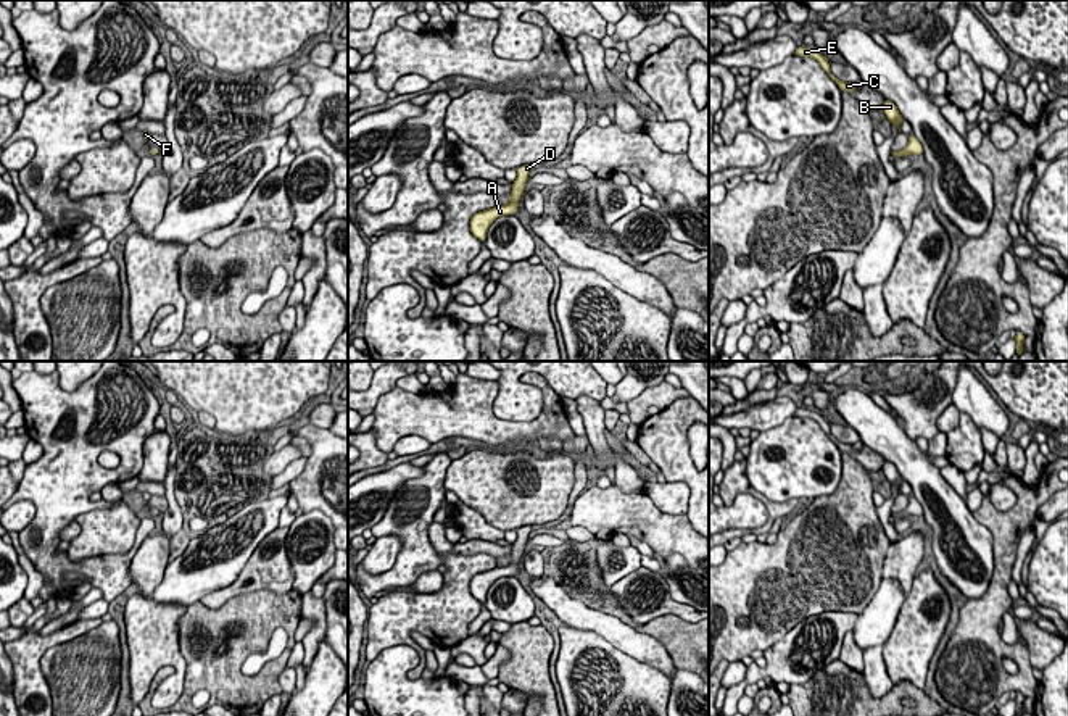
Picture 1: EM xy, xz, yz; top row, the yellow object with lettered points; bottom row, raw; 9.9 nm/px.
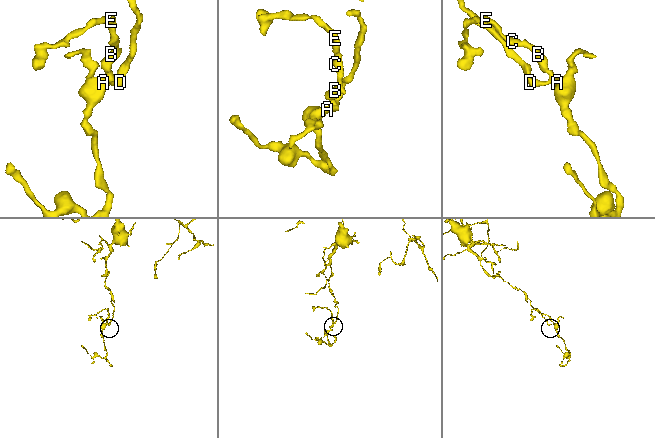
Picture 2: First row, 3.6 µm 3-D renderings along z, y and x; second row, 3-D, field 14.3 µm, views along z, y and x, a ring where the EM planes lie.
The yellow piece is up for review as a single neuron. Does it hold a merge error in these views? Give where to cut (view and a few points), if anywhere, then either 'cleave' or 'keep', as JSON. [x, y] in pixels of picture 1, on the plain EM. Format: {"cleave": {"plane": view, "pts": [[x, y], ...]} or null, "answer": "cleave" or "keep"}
{"cleave": null, "answer": "keep"}

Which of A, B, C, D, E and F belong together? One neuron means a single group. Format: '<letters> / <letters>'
A B C D E F

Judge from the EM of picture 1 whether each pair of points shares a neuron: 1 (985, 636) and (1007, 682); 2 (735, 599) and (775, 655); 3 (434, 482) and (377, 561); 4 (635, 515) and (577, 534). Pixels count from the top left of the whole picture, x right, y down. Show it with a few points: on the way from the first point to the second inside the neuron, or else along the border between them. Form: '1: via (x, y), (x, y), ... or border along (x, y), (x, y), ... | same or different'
1: via (999, 650), (1009, 650), (1020, 661), (1020, 671) | same
2: border along (798, 623), (764, 652) | different
3: border along (393, 532), (400, 550), (382, 571) | different
4: border along (572, 524), (583, 526), (595, 534) | different

